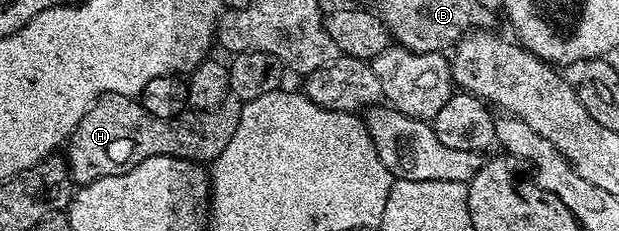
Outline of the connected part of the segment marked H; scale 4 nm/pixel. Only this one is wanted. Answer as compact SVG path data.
M106 93L98 96L66 140L68 174L76 185L92 183L102 175L117 175L150 157L178 157L191 163L211 164L226 149L228 135L188 135L180 121L154 117L131 95Z

